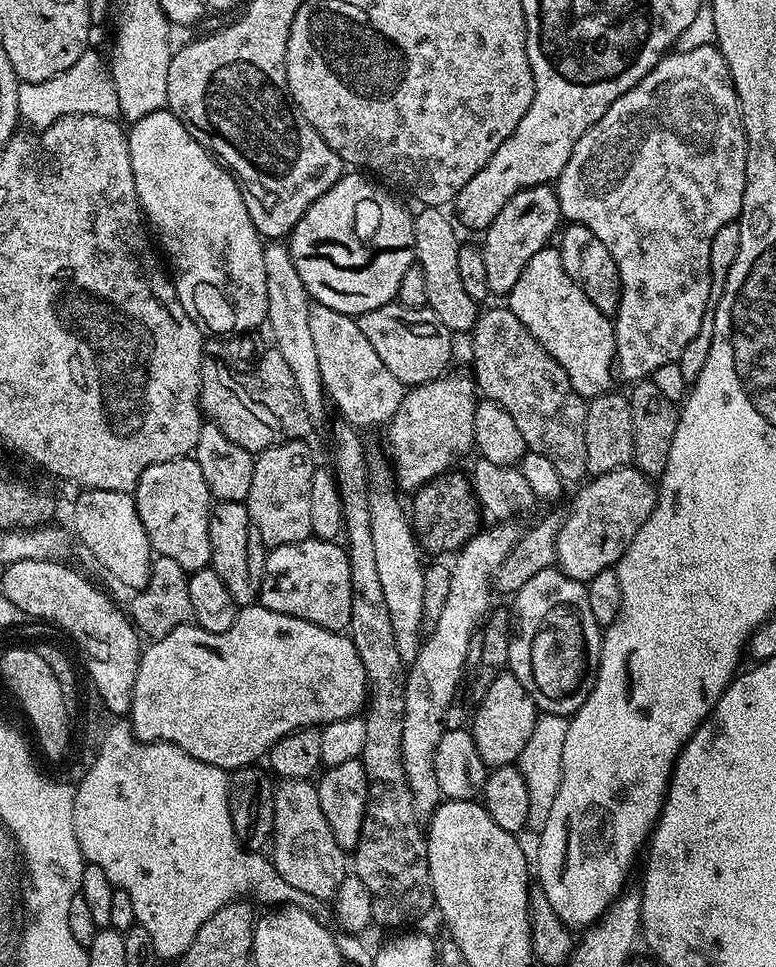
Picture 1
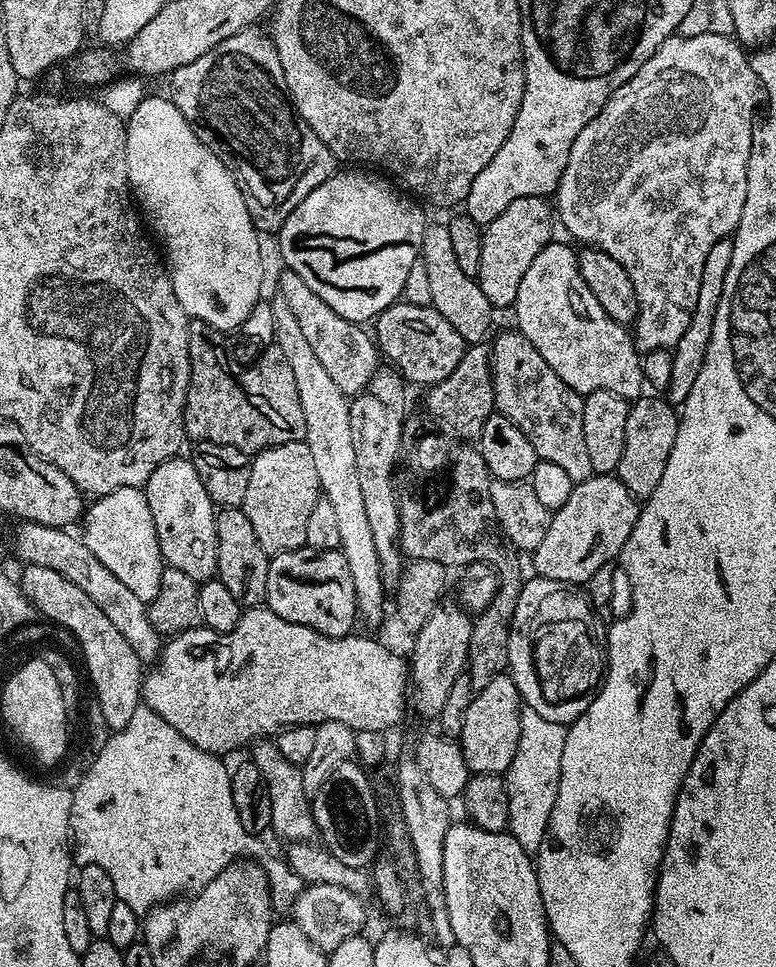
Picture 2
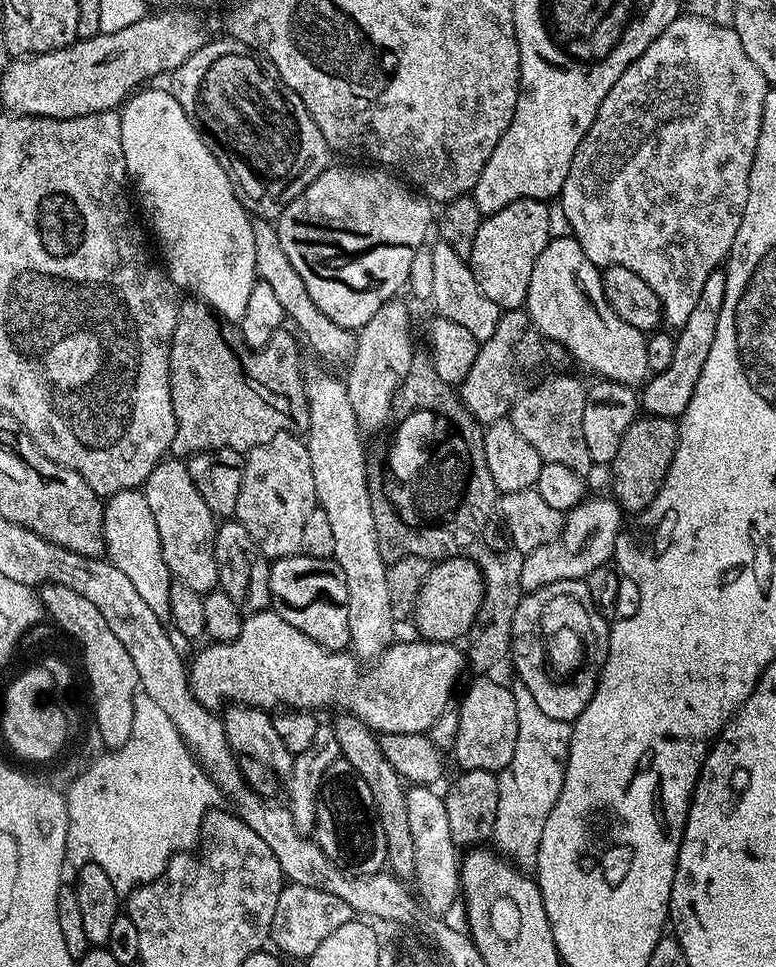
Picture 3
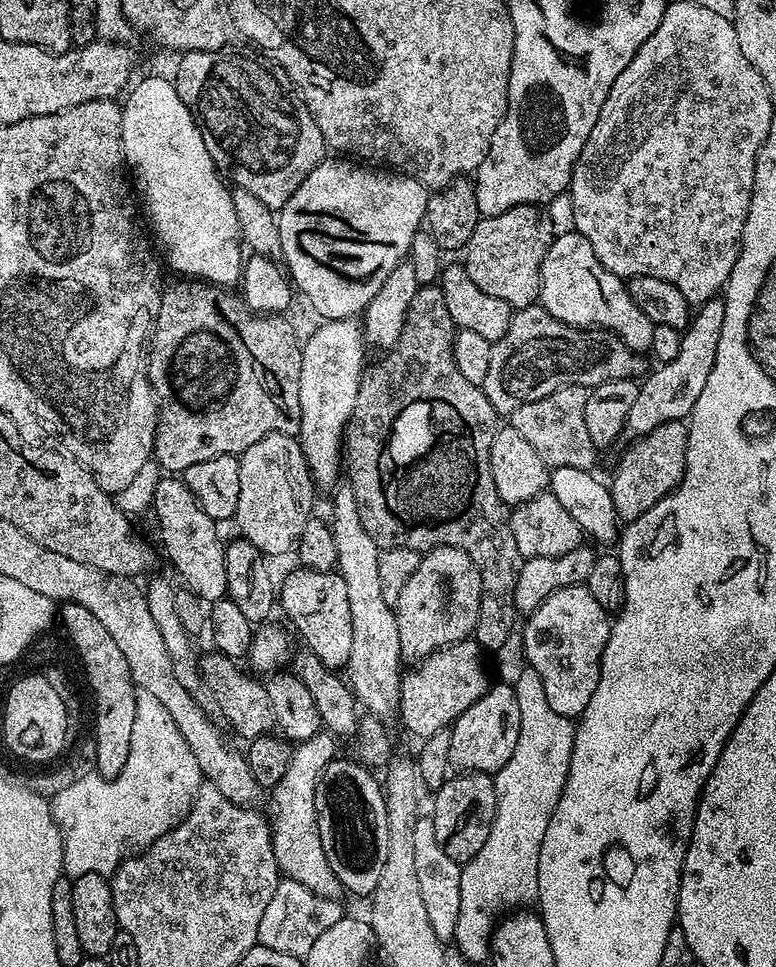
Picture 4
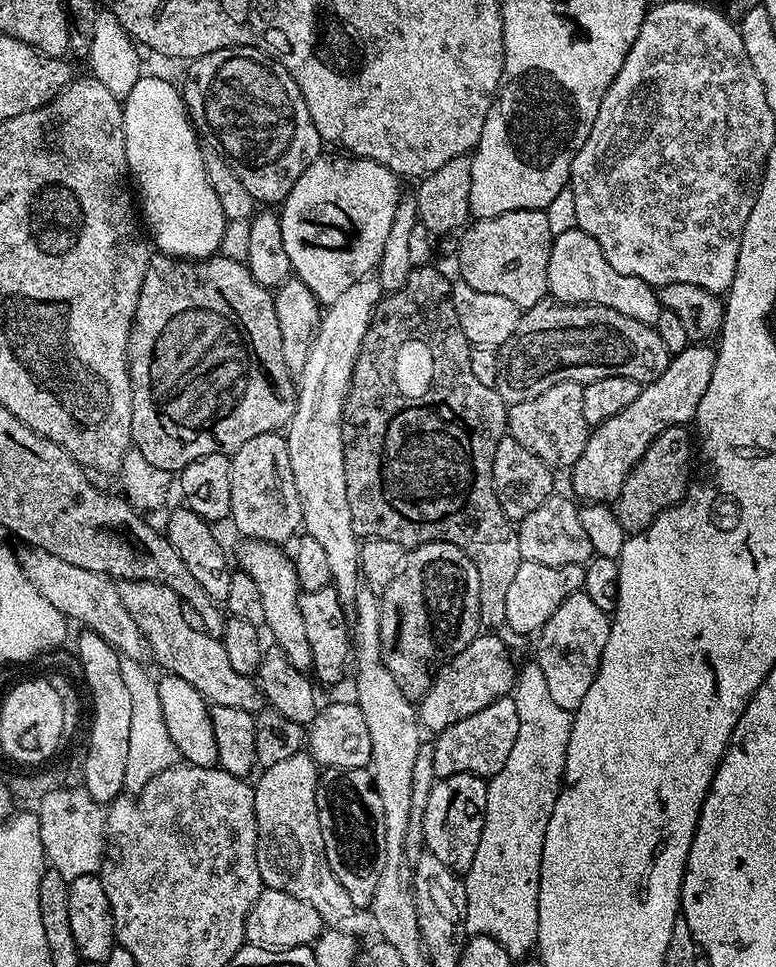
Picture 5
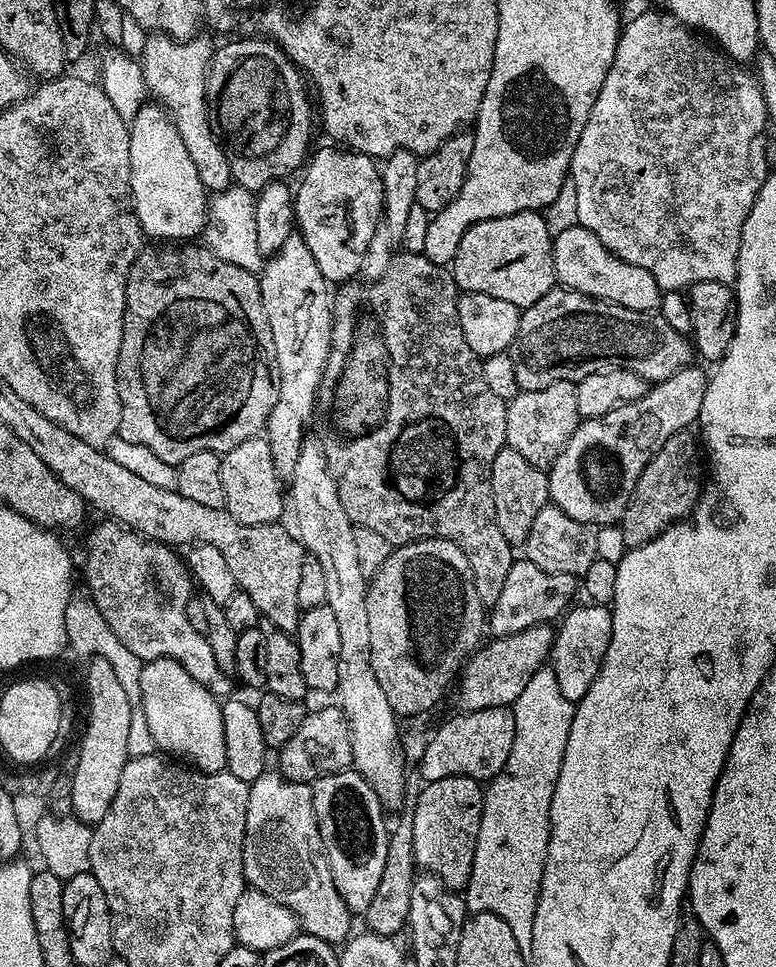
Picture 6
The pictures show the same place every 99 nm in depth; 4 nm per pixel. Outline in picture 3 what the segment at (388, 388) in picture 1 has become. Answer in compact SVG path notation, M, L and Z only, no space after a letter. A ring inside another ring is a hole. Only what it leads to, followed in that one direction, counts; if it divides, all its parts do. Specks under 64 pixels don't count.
M252 220L254 230L254 262L256 263L256 275L266 282L266 286L271 286L278 302L282 305L285 317L289 321L296 323L295 331L302 337L303 343L313 348L324 360L344 360L351 361L352 352L356 349L355 335L349 329L338 326L318 306L314 306L314 298L306 290L306 282L302 282L298 270L290 266L290 258L286 258L286 250L282 250L282 242L276 233L276 224L271 220Z

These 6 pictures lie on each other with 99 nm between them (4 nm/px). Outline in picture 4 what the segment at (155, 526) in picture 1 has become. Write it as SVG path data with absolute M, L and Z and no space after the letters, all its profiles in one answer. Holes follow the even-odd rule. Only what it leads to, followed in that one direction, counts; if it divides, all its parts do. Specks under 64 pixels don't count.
M162 478L158 482L158 486L154 490L154 513L156 512L156 524L160 527L160 540L164 543L164 552L168 555L168 560L172 563L174 571L180 575L180 584L185 588L189 588L194 594L198 594L198 598L202 598L210 606L215 604L216 601L225 599L228 594L228 587L226 586L226 558L224 557L225 541L220 540L220 532L218 529L217 521L210 518L210 514L206 514L206 510L202 510L202 506L198 506L198 498L194 498L194 494L190 494L190 490L185 486L183 479L180 478Z

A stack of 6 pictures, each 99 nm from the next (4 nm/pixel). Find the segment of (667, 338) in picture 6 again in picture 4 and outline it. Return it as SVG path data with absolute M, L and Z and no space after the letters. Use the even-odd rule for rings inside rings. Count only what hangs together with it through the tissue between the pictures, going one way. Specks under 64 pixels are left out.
M534 303L525 308L515 309L506 334L501 340L493 343L490 366L486 369L486 378L482 387L486 398L490 398L490 406L494 406L496 413L510 414L520 404L534 402L538 398L549 396L554 390L571 384L580 384L591 390L602 382L643 377L650 368L649 361L644 359L641 353L626 346L626 342L622 342L615 332L595 326L575 328L566 322L558 322L558 318L554 318L545 308L541 308L539 303Z

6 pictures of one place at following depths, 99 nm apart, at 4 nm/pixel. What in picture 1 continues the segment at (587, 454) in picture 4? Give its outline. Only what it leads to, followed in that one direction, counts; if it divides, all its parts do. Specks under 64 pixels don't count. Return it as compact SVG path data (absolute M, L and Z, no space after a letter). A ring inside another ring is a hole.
M507 306L488 308L485 312L483 309L477 315L470 339L473 356L470 372L479 395L502 406L502 410L514 418L528 451L546 457L564 481L583 481L589 475L586 466L588 405L585 397L579 396L574 386L570 386L566 370L558 366Z

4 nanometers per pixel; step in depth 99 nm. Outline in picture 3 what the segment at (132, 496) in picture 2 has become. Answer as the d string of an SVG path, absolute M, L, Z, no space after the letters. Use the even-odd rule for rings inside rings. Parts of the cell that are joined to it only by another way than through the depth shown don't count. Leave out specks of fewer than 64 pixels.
M131 488L107 497L104 504L104 546L107 559L126 574L134 590L145 599L146 606L150 606L160 620L169 621L174 577L166 566L166 558L162 558L158 522L154 522L154 510L146 503L143 491Z

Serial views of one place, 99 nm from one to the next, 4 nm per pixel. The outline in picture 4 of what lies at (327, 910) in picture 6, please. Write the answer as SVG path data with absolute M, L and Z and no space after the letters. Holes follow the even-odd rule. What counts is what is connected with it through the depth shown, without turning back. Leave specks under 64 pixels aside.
M327 730L314 734L314 738L306 742L296 744L292 750L290 766L286 766L286 774L282 774L282 782L278 782L270 792L270 827L276 865L287 879L302 882L306 890L331 900L340 900L345 890L334 870L330 870L330 862L326 862L326 850L322 850L322 834L318 834L314 794L322 770L326 770L331 760L337 759L336 744L337 737Z

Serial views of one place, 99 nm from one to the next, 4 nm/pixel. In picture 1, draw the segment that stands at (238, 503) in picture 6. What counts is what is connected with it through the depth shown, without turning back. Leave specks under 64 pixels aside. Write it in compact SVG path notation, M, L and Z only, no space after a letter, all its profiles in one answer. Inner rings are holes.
M288 440L273 448L267 448L253 459L254 478L250 478L250 494L247 498L248 513L262 538L265 549L271 550L283 544L302 542L312 536L310 526L310 482L314 471L312 452L304 440Z

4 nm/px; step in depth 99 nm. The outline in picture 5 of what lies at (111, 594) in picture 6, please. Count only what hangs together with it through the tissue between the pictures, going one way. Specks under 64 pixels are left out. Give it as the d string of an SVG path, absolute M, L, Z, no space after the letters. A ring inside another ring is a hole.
M125 580L119 585L119 590L122 602L126 602L126 610L130 610L134 622L138 622L144 631L151 651L154 656L156 652L156 660L164 667L165 673L190 682L190 686L194 686L209 705L232 706L253 714L260 711L262 697L259 684L253 677L238 674L238 670L230 667L223 643L217 637L194 630L187 624L186 618L182 618L185 605L170 586L149 580Z

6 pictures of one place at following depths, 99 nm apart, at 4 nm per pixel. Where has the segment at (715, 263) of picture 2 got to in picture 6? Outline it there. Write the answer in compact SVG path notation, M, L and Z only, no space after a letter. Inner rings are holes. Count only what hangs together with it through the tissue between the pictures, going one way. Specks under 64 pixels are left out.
M696 367L683 368L678 370L678 374L659 381L655 386L649 387L648 393L633 404L623 404L601 416L581 419L574 434L570 434L570 442L566 442L562 454L558 454L552 467L547 469L551 503L566 510L570 518L589 526L612 526L623 521L632 492L636 489L638 478L642 470L646 470L650 458L654 458L654 454L662 450L662 446L666 446L666 438L691 429L691 424L695 425L700 419L709 373Z

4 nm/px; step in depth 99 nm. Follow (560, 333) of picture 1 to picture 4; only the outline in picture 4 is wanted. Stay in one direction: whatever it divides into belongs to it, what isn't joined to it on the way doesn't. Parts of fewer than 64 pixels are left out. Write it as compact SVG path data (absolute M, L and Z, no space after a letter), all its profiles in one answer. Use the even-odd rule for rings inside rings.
M573 231L555 237L542 258L540 267L540 295L538 303L558 322L566 322L575 328L606 328L615 332L626 346L644 354L648 352L650 338L654 338L654 324L630 298L627 283L615 276L594 254L594 246L581 232Z

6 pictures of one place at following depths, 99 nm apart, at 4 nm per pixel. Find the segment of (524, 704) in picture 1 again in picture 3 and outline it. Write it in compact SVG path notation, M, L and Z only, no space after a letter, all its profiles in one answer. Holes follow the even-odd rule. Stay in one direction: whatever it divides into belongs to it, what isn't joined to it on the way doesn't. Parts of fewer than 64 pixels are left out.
M491 675L473 679L464 701L458 705L458 738L454 755L457 769L486 770L499 774L514 758L514 742L518 742L518 713L514 710L514 694L506 683L491 680Z

